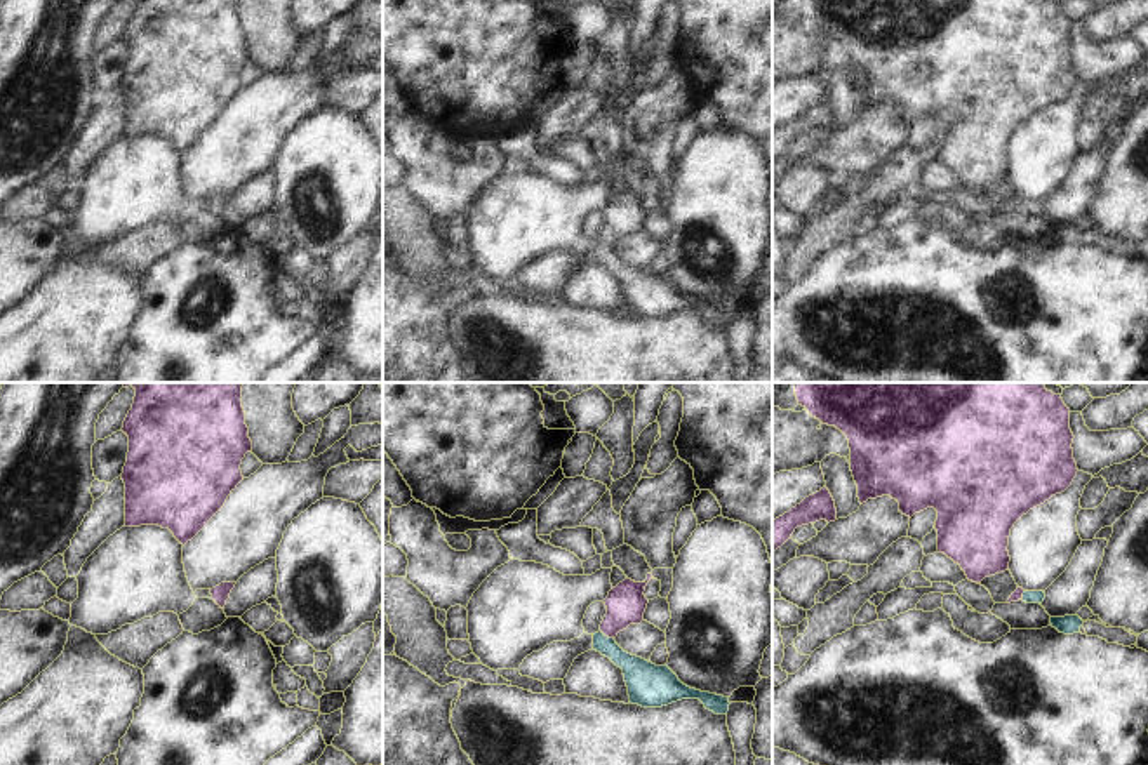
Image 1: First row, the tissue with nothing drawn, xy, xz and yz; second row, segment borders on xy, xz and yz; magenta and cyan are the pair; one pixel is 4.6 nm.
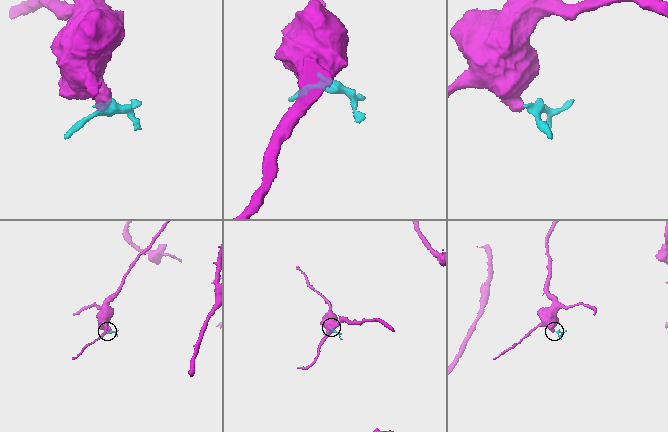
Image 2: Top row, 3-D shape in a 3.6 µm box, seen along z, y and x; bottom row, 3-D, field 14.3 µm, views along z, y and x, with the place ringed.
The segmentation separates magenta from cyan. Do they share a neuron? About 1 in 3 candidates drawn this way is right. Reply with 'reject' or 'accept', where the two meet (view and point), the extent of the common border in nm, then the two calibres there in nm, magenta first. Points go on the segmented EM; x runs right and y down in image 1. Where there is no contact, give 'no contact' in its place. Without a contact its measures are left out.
accept | xz (607, 635) | 80 nm | 180/160 nm

